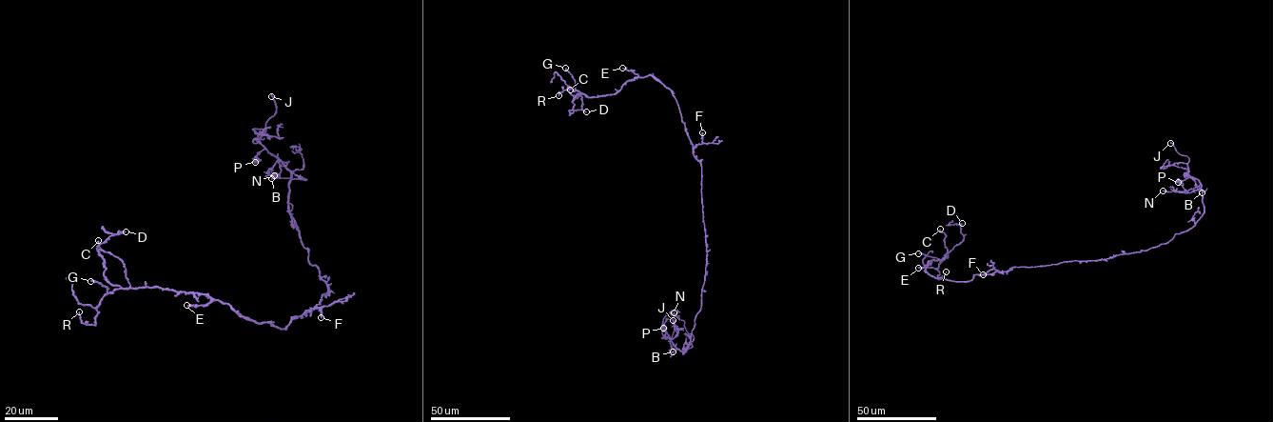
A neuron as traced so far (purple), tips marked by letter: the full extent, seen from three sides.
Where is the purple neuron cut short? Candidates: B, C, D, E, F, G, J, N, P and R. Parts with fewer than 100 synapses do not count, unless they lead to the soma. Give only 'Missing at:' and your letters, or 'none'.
Missing at: J

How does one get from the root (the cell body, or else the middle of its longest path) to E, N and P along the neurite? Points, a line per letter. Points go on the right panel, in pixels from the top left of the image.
E: (1040, 266), (1012, 267), (1007, 271), (975, 274), (966, 281), (932, 276), (926, 271), (928, 264), (918, 268)
N: (1040, 266), (1104, 259), (1147, 251), (1190, 229), (1204, 211), (1202, 190), (1163, 190)
P: (1040, 266), (1147, 251), (1187, 231), (1204, 211), (1201, 184), (1189, 174), (1178, 182)

